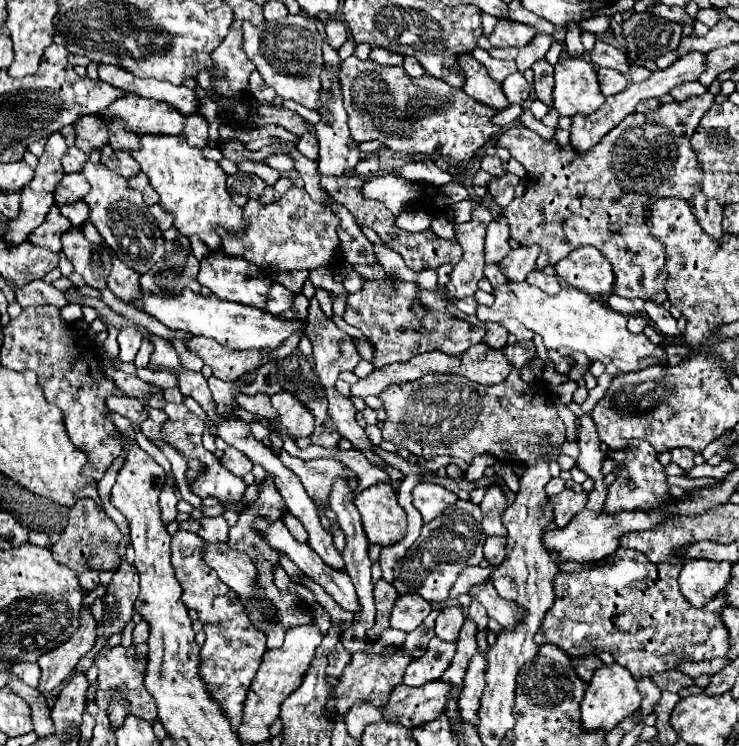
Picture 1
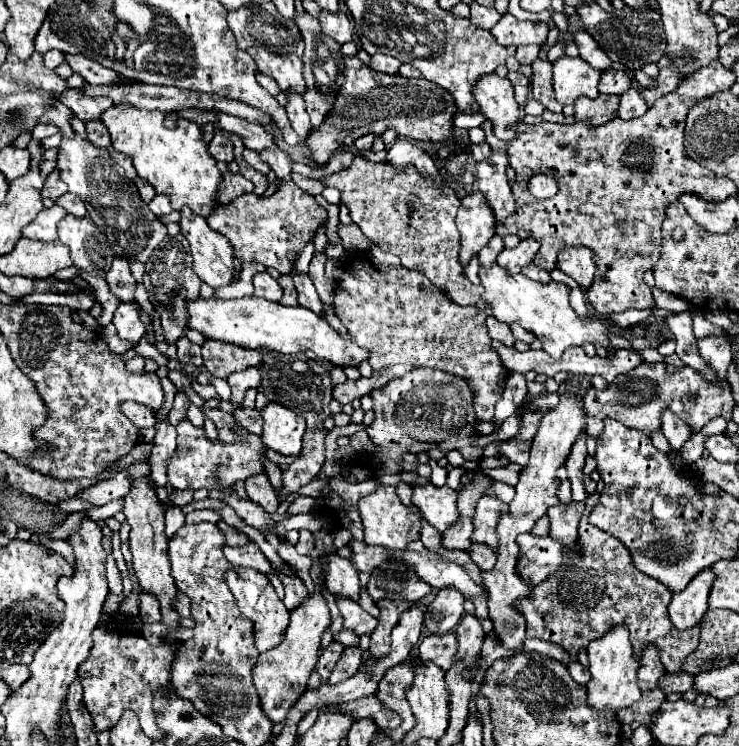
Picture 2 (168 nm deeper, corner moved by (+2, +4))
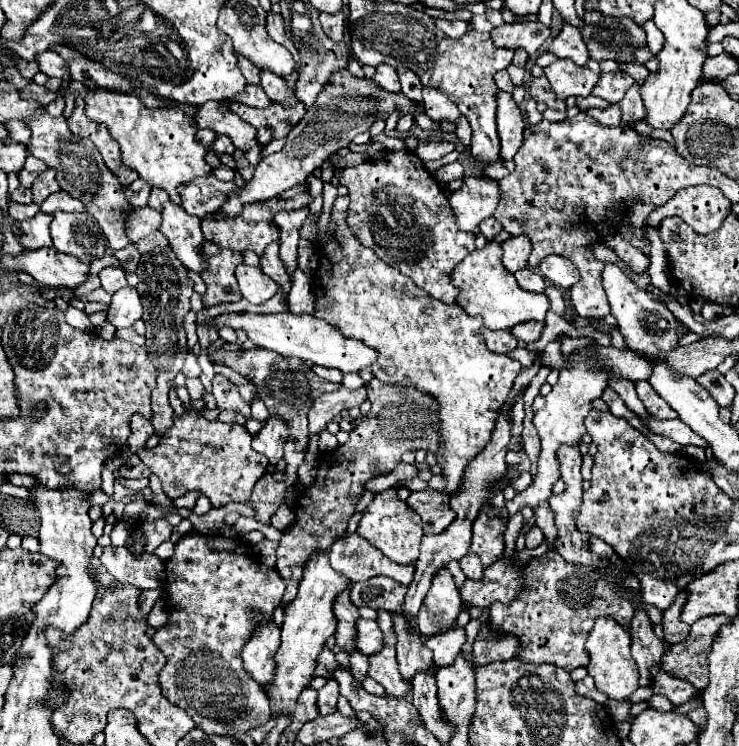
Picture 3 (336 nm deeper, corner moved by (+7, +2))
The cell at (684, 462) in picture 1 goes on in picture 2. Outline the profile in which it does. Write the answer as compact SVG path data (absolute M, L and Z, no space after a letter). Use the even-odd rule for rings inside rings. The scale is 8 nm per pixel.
M662 411L662 433L674 451L680 451L692 435L690 427L686 427L686 423L682 423L682 419L672 411Z

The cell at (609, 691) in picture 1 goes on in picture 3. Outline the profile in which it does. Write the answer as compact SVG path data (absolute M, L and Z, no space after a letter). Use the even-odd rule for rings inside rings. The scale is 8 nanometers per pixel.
M599 617L587 637L585 643L587 651L589 651L589 665L587 671L589 675L595 679L595 687L605 693L609 699L615 701L625 701L629 699L629 695L639 687L639 673L637 673L637 665L631 657L631 637L629 633L625 633L625 629L621 629L611 617Z

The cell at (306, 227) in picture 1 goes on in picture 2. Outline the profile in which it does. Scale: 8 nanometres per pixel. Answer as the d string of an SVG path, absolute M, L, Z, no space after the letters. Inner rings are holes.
M266 147L260 153L260 159L278 175L280 189L270 197L258 197L254 193L242 195L228 205L218 205L208 215L208 225L222 233L230 245L234 245L234 255L242 261L258 261L266 267L274 267L280 273L290 273L294 259L304 249L304 245L314 237L316 229L326 221L326 209L316 203L316 199L304 193L290 179L294 149L290 147Z

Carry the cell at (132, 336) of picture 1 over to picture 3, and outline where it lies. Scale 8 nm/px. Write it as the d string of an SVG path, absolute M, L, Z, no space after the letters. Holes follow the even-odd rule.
M125 287L125 289L121 289L113 295L113 301L109 305L107 321L113 327L123 329L123 327L133 327L133 323L137 319L141 319L141 315L143 315L143 307L141 307L137 289Z

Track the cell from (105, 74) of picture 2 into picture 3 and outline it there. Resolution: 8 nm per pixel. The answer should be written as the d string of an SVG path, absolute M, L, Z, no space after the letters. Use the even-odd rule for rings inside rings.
M55 51L41 53L41 57L37 57L37 63L39 63L39 69L41 69L47 77L71 79L71 75L69 75L69 67L67 67L67 61L65 61L59 53L55 53Z

